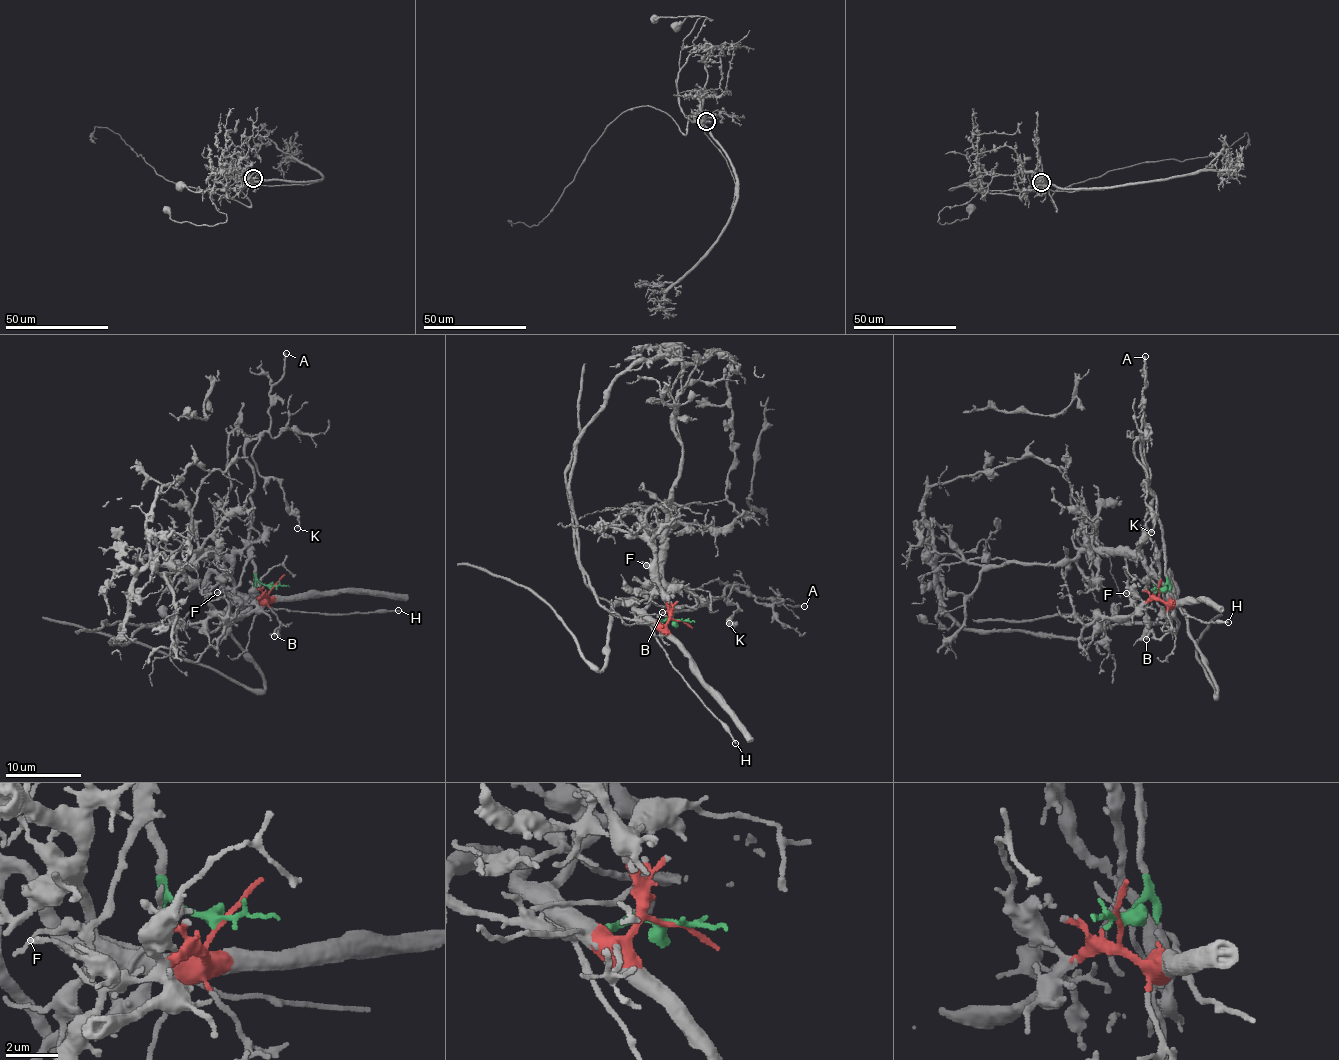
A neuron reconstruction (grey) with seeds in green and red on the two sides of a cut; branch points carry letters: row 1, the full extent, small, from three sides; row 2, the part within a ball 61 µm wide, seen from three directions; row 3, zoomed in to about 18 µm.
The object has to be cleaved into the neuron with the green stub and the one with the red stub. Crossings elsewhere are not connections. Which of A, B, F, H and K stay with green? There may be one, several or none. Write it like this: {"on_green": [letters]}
{"on_green": ["A", "K"]}

